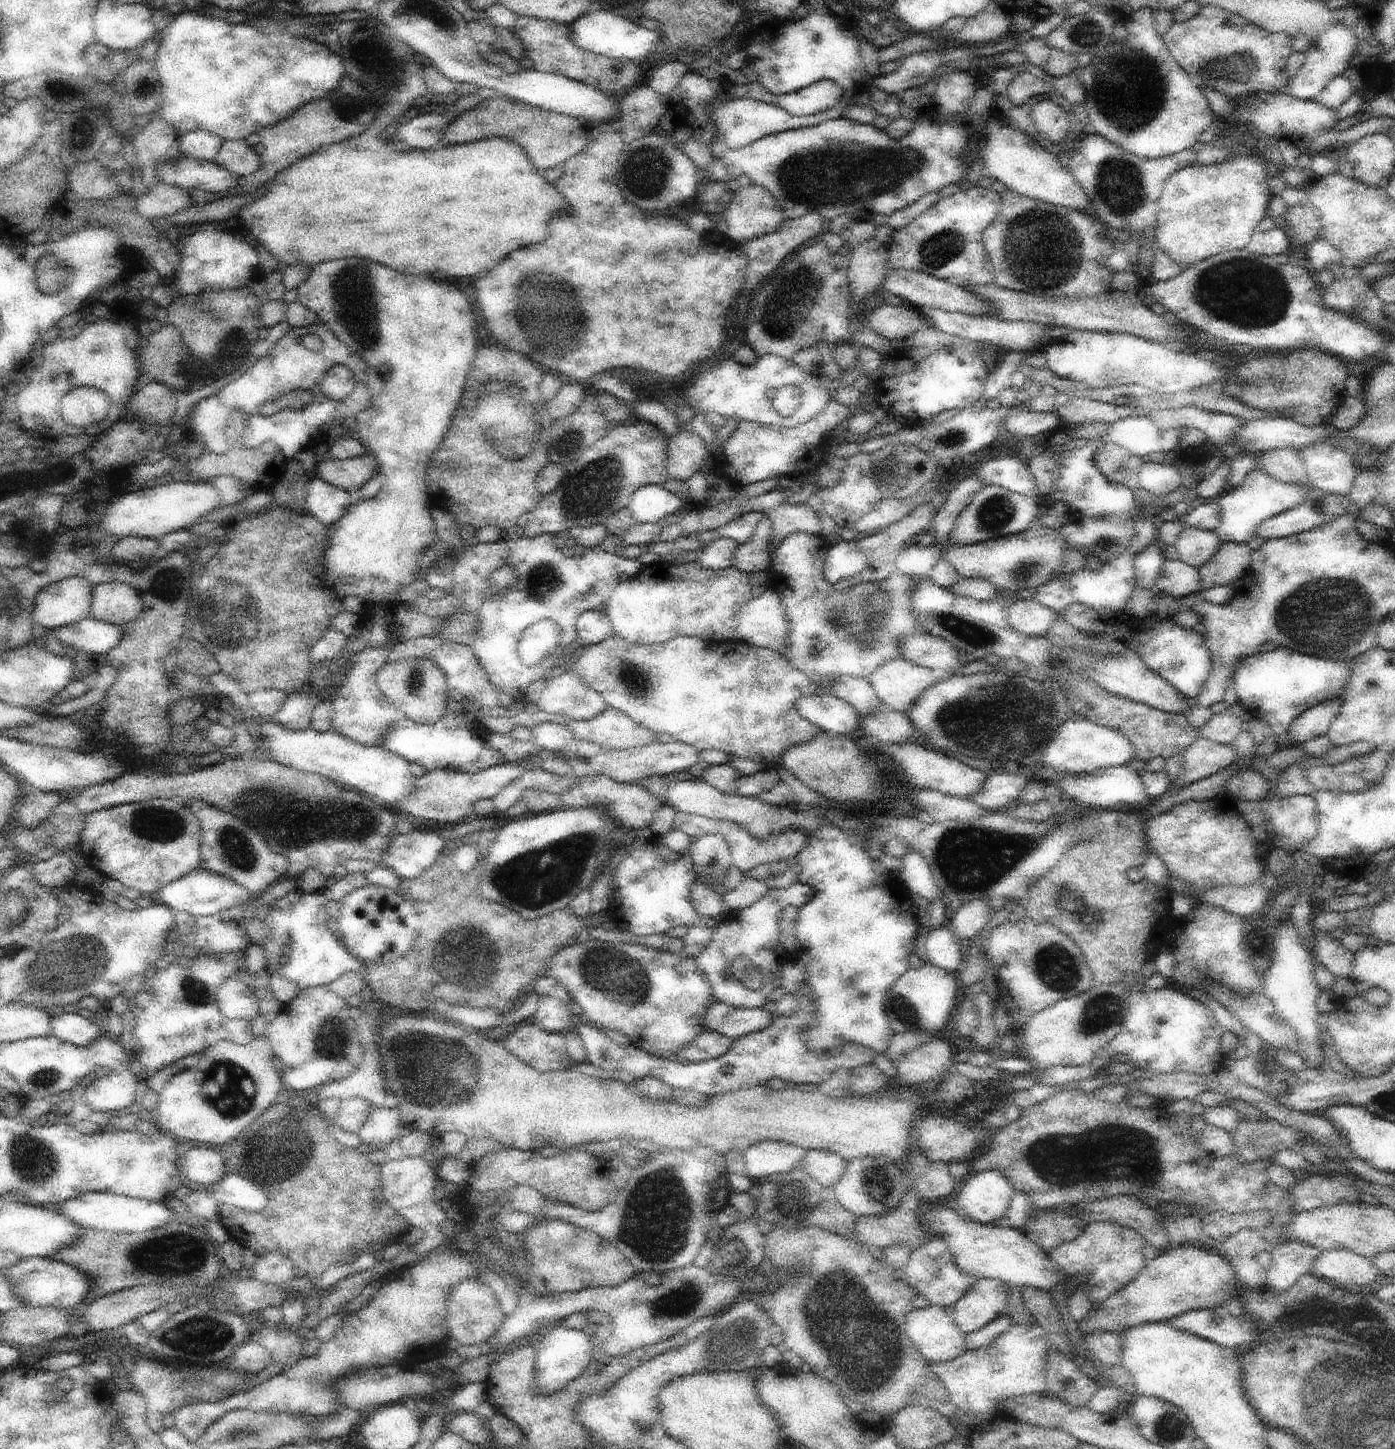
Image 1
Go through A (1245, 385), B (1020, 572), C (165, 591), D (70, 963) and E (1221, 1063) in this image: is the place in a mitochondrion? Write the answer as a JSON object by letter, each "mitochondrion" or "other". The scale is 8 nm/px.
{"A":"mitochondrion","B":"mitochondrion","C":"other","D":"mitochondrion","E":"other"}

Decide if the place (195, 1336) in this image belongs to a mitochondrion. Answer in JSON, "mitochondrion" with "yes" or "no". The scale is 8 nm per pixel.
{"mitochondrion":"yes"}

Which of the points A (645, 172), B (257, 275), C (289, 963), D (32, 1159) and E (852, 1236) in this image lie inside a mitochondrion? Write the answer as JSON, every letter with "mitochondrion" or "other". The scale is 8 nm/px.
{"A":"mitochondrion","B":"other","C":"other","D":"mitochondrion","E":"other"}

